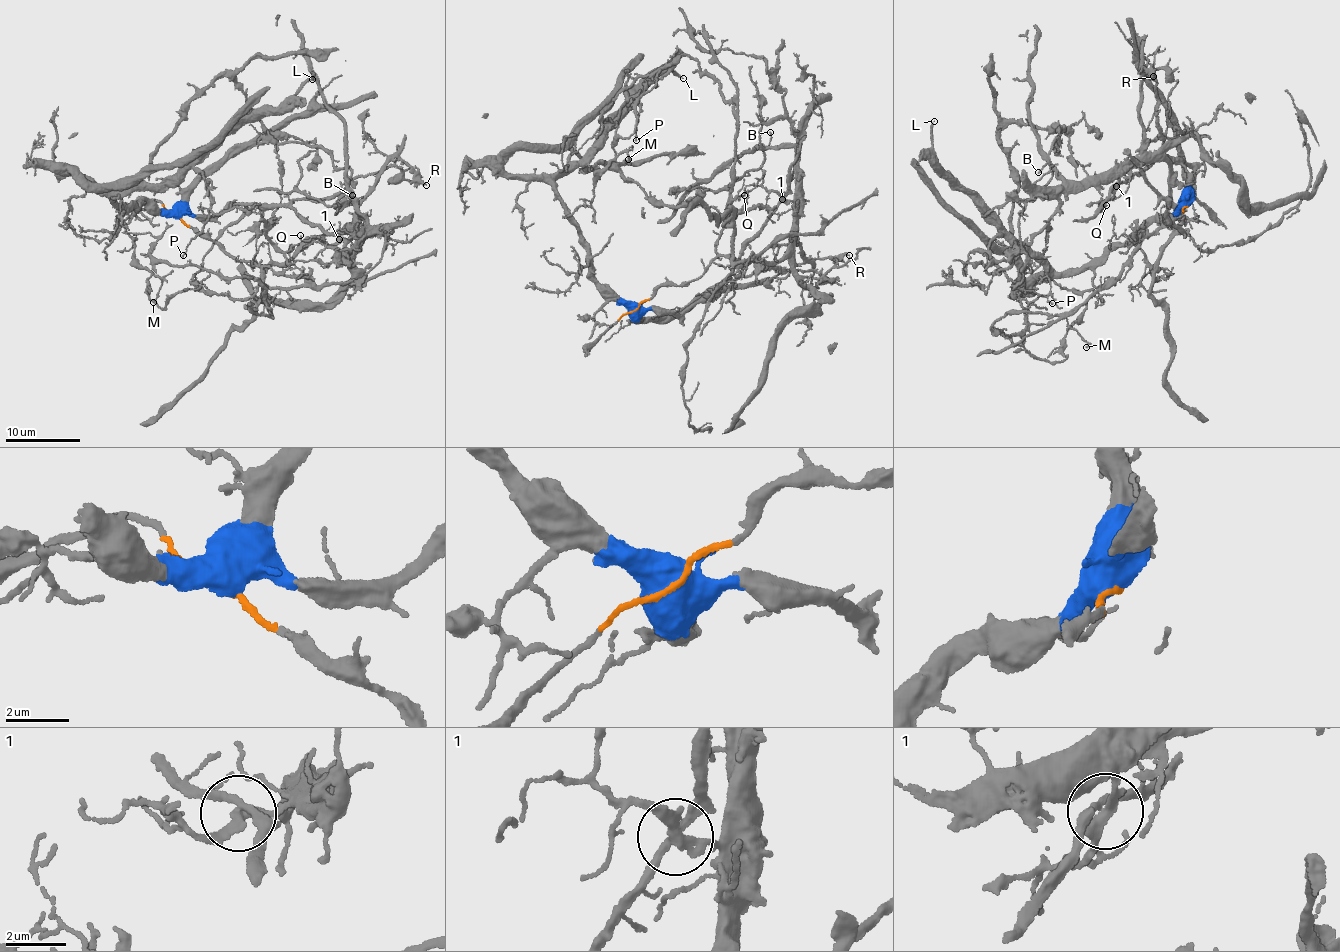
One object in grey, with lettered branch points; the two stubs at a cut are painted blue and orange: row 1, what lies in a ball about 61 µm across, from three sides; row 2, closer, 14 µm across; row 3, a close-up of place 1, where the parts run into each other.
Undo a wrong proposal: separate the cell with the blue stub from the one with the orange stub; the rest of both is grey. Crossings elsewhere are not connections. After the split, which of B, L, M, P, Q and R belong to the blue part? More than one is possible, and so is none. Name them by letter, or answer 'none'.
L, M, P

